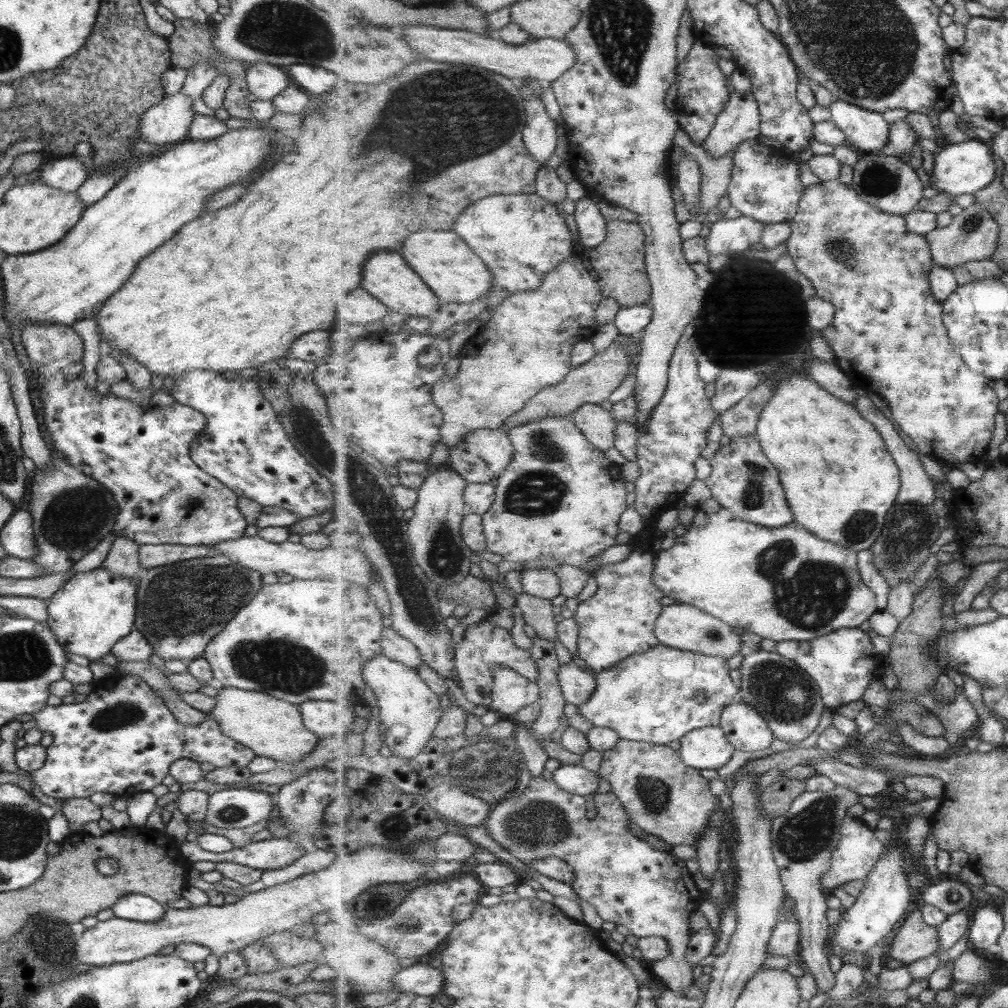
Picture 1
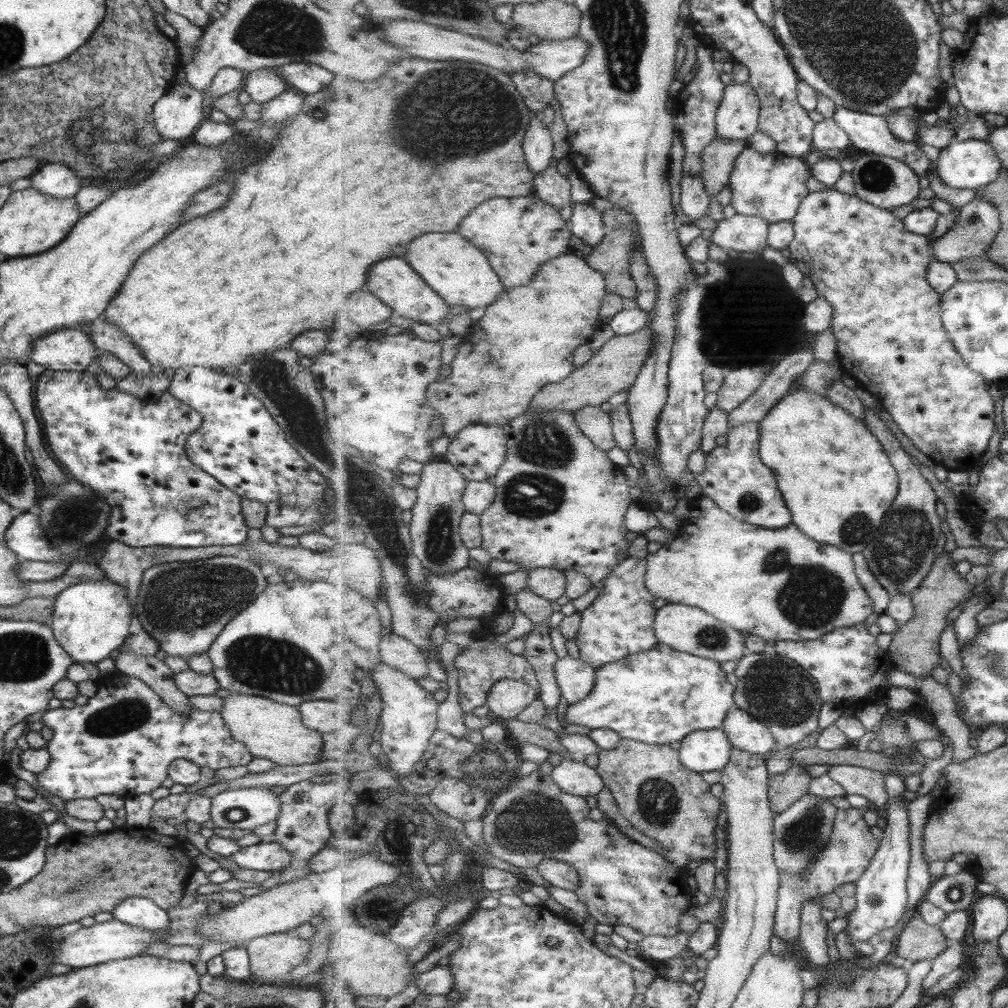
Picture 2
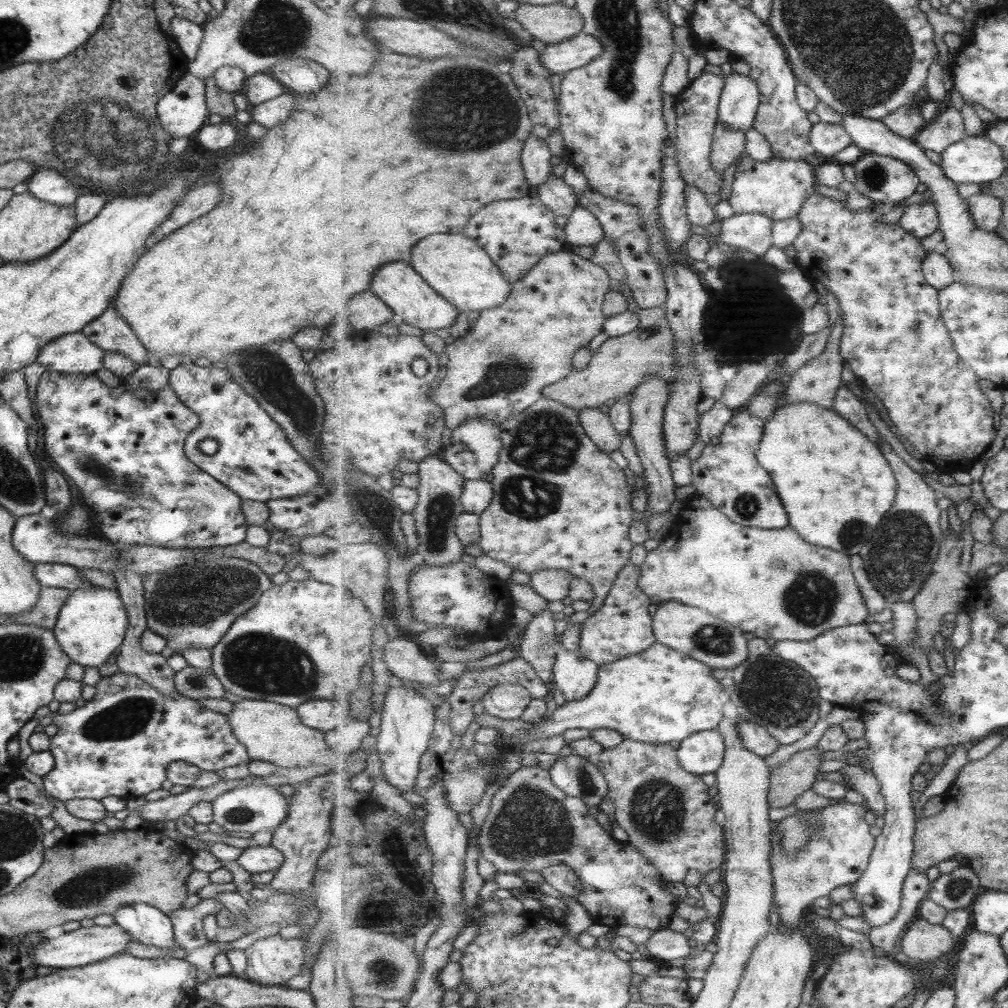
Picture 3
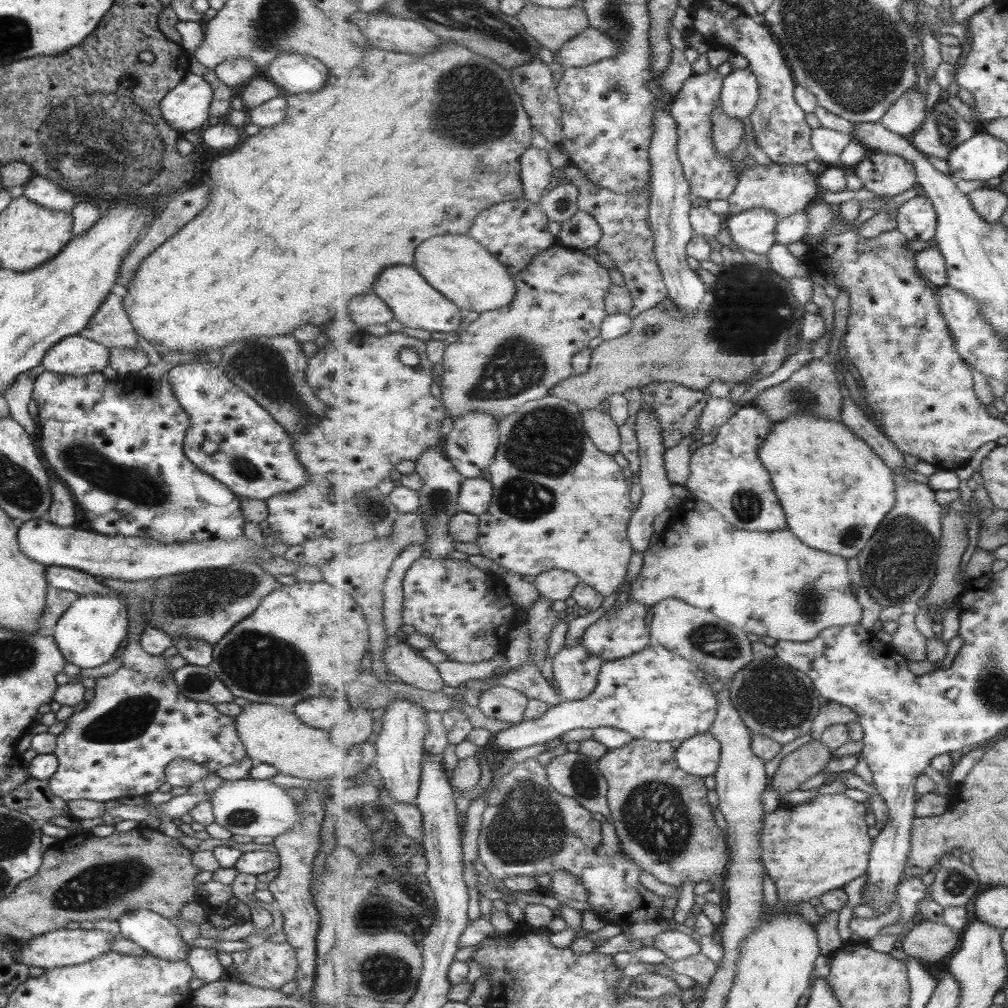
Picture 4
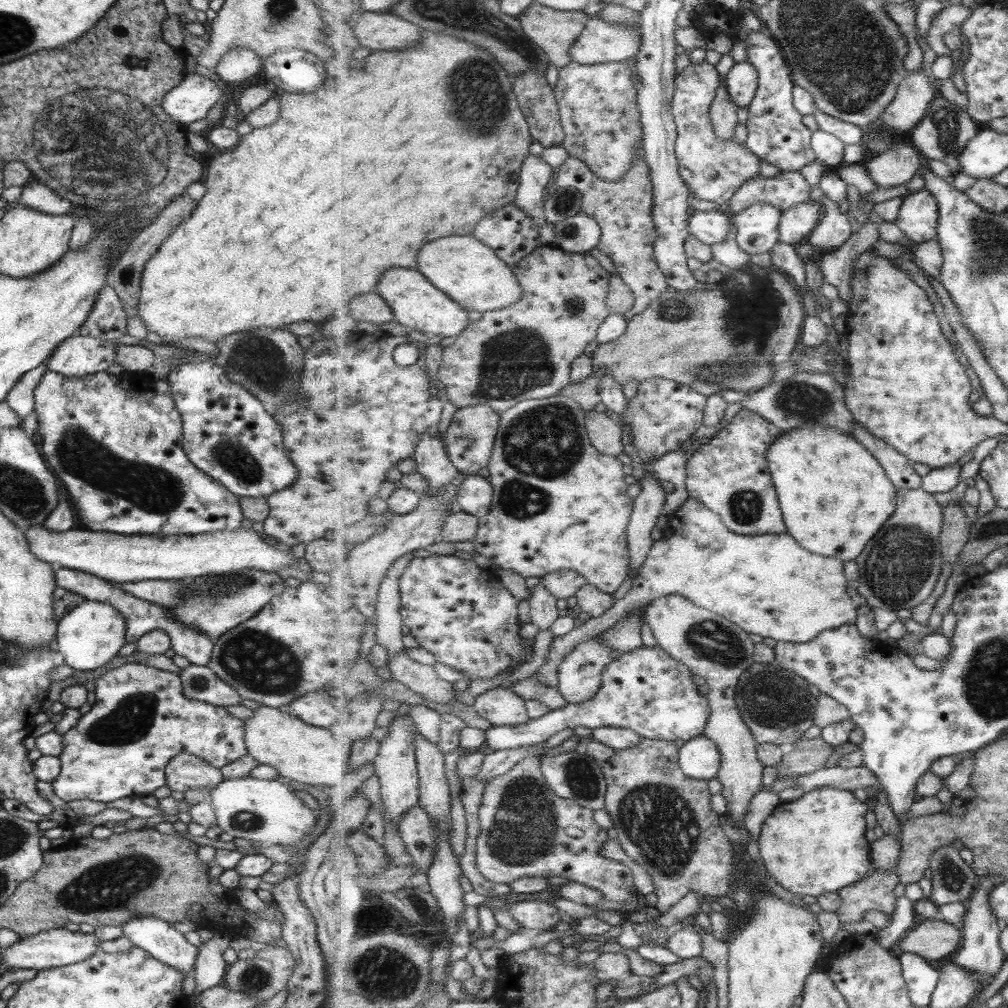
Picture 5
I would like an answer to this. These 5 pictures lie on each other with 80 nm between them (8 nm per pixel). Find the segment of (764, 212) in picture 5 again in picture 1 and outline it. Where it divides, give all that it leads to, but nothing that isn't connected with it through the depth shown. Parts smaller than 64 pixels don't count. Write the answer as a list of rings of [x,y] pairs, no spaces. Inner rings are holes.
[[[742,215],[735,220],[722,218],[709,228],[707,248],[710,256],[717,256],[745,252],[751,244],[761,243],[766,225],[761,220]]]

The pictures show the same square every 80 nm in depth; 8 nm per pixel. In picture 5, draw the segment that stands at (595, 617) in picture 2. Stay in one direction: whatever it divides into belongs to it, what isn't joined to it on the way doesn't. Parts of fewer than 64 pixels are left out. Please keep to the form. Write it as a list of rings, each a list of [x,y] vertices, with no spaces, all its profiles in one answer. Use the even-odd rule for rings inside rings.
[[[631,616],[616,623],[611,630],[597,634],[597,638],[606,642],[608,646],[618,650],[620,654],[633,652],[643,647],[643,638],[641,638],[642,616]]]

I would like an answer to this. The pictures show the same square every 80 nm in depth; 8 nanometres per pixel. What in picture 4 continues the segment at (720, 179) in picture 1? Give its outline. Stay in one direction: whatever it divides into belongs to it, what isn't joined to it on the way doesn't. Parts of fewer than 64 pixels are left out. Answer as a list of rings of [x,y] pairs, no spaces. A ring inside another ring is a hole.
[[[718,104],[718,108],[714,110],[713,122],[715,149],[721,153],[733,153],[743,140],[747,126],[742,119],[725,114],[722,104]]]

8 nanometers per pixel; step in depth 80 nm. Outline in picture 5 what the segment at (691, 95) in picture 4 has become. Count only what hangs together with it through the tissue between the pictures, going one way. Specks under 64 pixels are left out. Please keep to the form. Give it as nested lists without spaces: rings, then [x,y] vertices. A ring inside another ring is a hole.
[[[706,61],[699,65],[688,67],[683,73],[676,74],[676,88],[674,92],[674,102],[672,110],[675,122],[678,126],[678,138],[675,143],[675,156],[677,156],[680,164],[680,173],[683,180],[687,183],[690,193],[693,197],[700,200],[710,200],[720,204],[720,208],[729,207],[730,200],[733,195],[745,184],[753,180],[756,176],[761,175],[761,159],[750,150],[746,144],[734,142],[733,139],[719,139],[717,131],[714,129],[714,123],[710,117],[710,108],[714,104],[716,94],[718,93],[721,80],[719,72],[715,70],[713,64]]]

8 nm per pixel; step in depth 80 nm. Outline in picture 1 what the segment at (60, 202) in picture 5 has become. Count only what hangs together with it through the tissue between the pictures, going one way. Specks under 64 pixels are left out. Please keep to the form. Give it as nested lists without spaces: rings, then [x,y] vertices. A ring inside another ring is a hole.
[[[78,157],[47,158],[41,165],[40,171],[38,181],[65,192],[76,191],[90,173],[82,159]]]

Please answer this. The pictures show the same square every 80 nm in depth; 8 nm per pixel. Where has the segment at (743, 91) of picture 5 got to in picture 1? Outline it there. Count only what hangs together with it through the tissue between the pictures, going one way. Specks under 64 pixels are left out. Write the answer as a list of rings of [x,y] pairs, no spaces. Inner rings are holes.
[[[752,91],[730,93],[724,111],[718,116],[710,137],[703,144],[713,158],[729,155],[746,143],[754,143],[761,135],[760,106]]]

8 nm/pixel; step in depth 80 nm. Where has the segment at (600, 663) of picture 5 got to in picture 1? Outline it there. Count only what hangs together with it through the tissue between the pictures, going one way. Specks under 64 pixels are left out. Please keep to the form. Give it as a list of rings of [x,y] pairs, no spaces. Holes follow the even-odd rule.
[[[576,660],[562,665],[560,683],[566,701],[576,705],[587,702],[598,685],[596,676],[588,671],[587,666]]]

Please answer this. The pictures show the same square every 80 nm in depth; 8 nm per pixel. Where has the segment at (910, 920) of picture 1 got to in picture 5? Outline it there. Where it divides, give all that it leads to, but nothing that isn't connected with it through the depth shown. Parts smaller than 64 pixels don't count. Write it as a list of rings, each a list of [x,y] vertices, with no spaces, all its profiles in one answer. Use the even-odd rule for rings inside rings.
[[[939,918],[924,919],[899,944],[903,951],[919,954],[928,960],[941,960],[957,950],[963,935],[962,929],[949,922]]]

